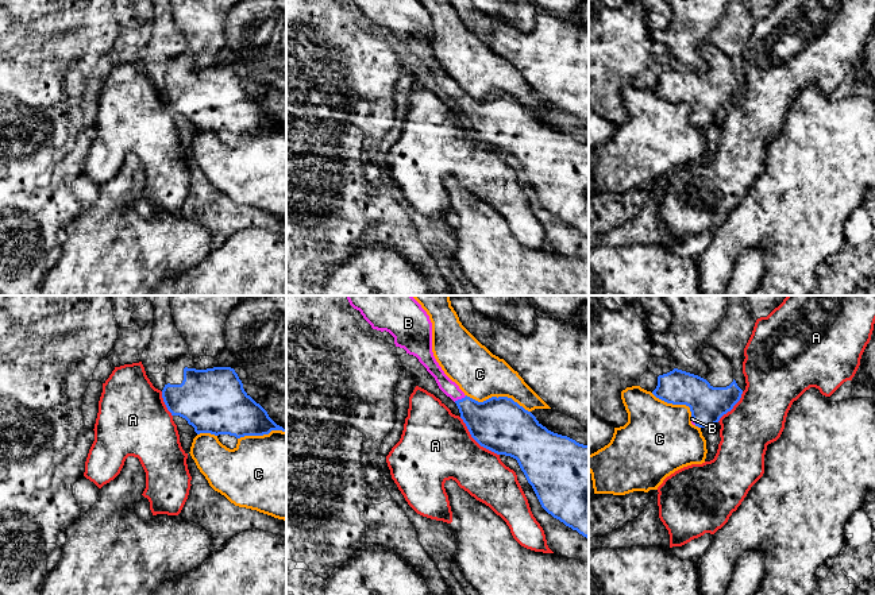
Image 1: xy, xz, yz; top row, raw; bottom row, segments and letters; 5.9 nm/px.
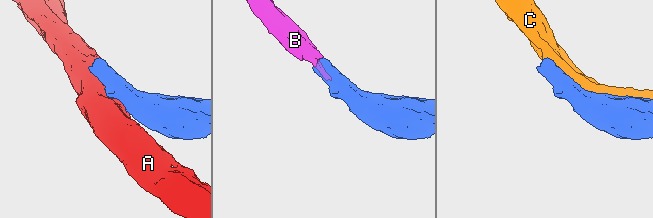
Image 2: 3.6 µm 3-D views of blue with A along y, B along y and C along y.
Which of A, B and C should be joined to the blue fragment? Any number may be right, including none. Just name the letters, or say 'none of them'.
B

